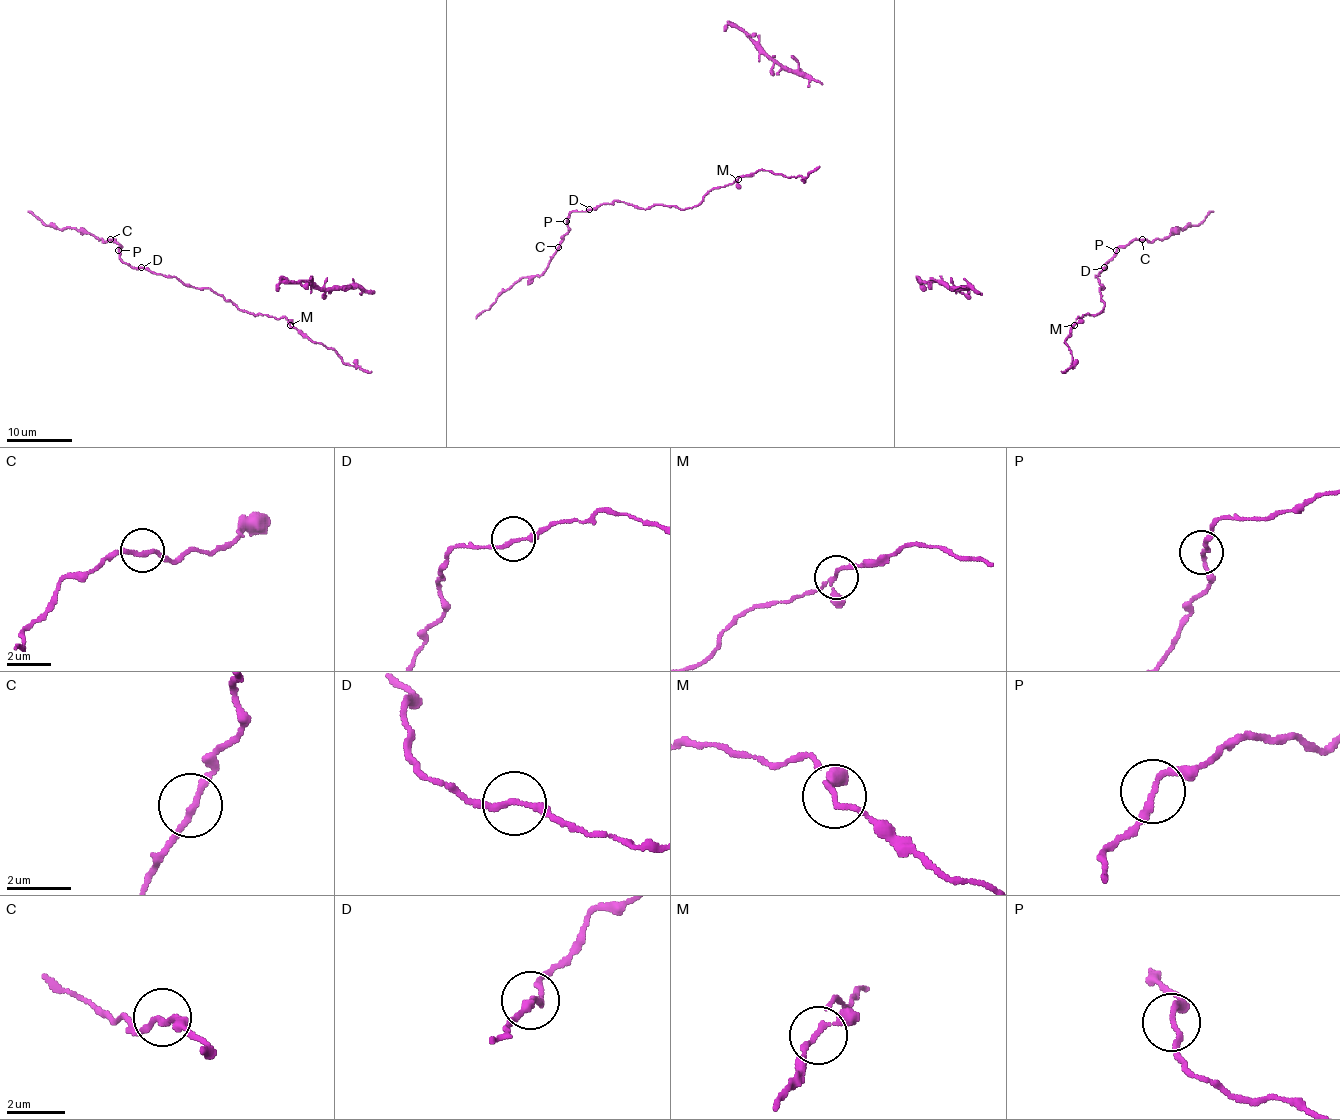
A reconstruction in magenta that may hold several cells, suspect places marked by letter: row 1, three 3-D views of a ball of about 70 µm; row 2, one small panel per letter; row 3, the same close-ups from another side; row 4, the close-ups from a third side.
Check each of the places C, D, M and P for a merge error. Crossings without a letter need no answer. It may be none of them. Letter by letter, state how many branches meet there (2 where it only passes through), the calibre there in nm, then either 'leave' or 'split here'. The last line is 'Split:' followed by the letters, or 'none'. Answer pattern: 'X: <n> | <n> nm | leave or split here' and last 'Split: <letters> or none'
C: 2 | 190 nm | leave
D: 2 | 180 nm | leave
M: 3 | 120 nm | leave
P: 2 | 170 nm | leave
Split: none

